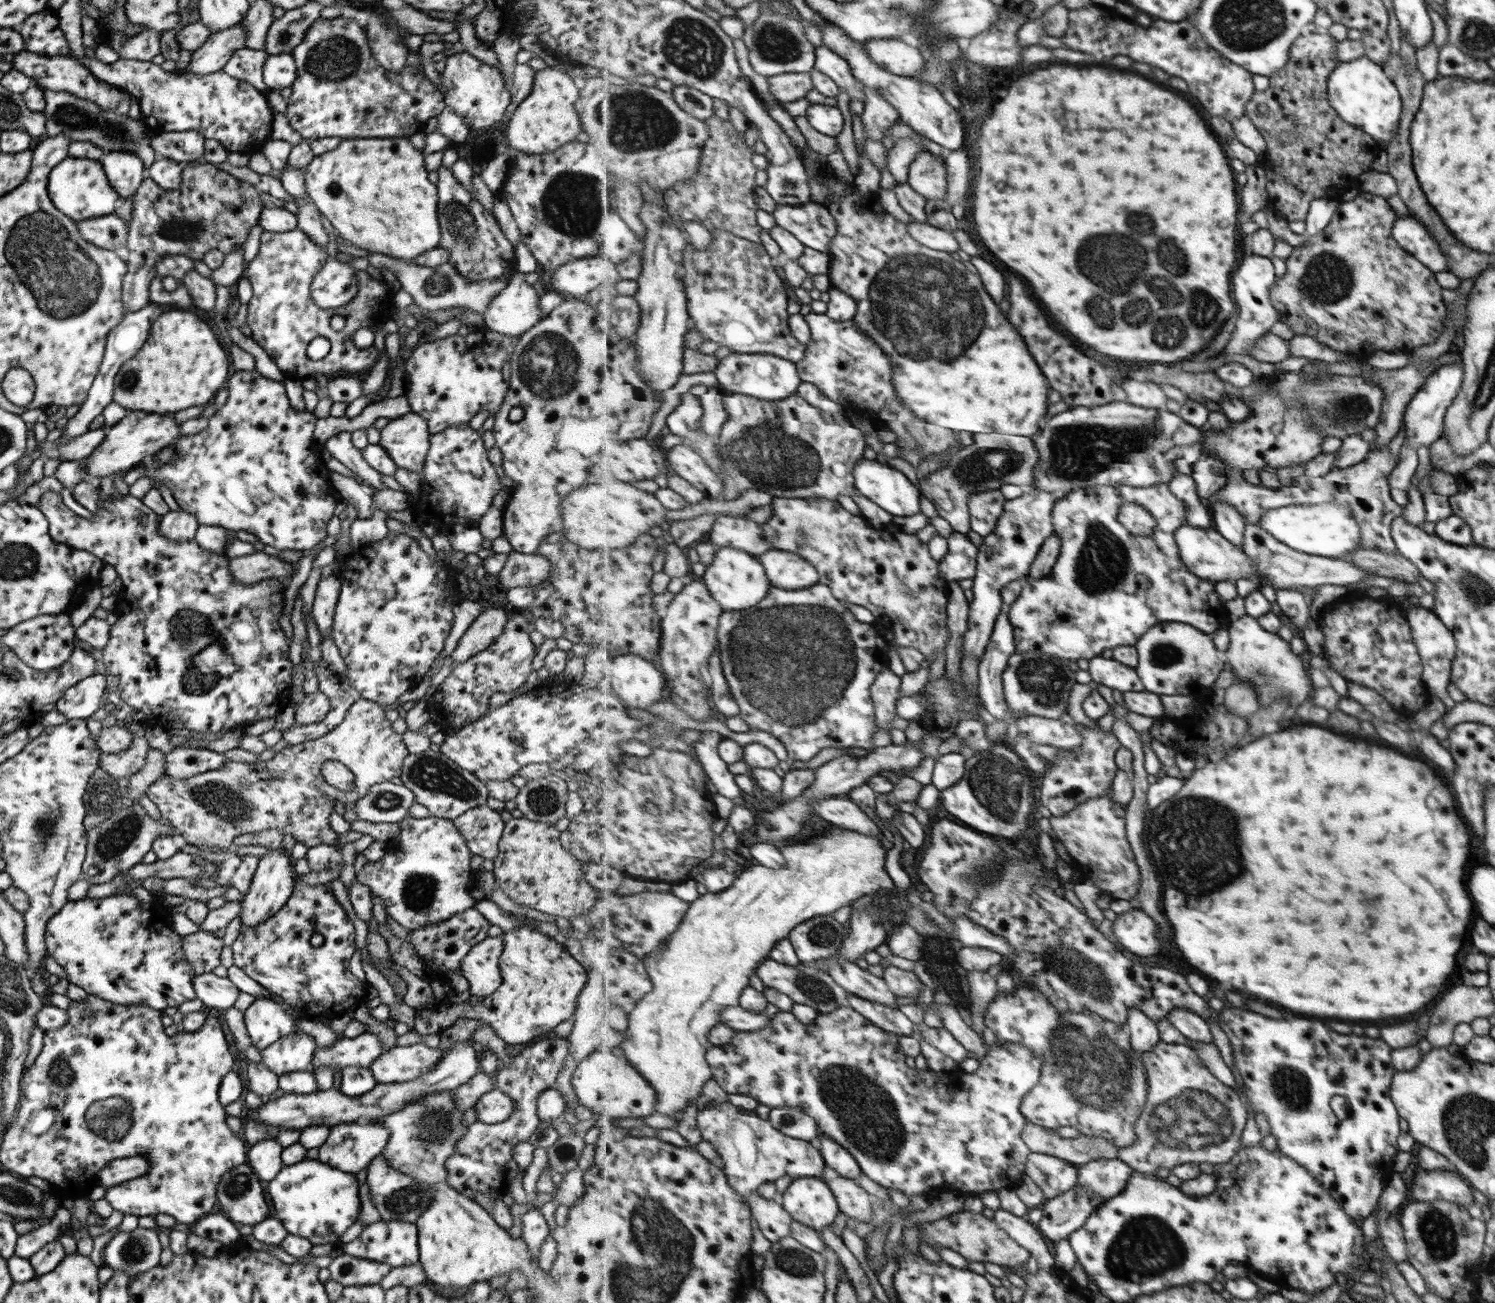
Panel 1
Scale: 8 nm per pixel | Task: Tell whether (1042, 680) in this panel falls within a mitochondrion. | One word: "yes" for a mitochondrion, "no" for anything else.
yes

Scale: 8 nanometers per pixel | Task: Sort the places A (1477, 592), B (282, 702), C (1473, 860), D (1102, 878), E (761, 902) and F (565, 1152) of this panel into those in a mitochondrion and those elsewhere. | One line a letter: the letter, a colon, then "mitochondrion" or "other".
A: mitochondrion
B: other
C: other
D: other
E: other
F: other

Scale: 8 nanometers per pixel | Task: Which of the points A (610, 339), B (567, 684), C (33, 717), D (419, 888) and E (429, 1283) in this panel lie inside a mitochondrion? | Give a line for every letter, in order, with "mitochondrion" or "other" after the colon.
A: other
B: other
C: other
D: mitochondrion
E: other

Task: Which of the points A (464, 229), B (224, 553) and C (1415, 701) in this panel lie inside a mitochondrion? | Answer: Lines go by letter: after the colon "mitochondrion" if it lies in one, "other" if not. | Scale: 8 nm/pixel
A: mitochondrion
B: other
C: mitochondrion

